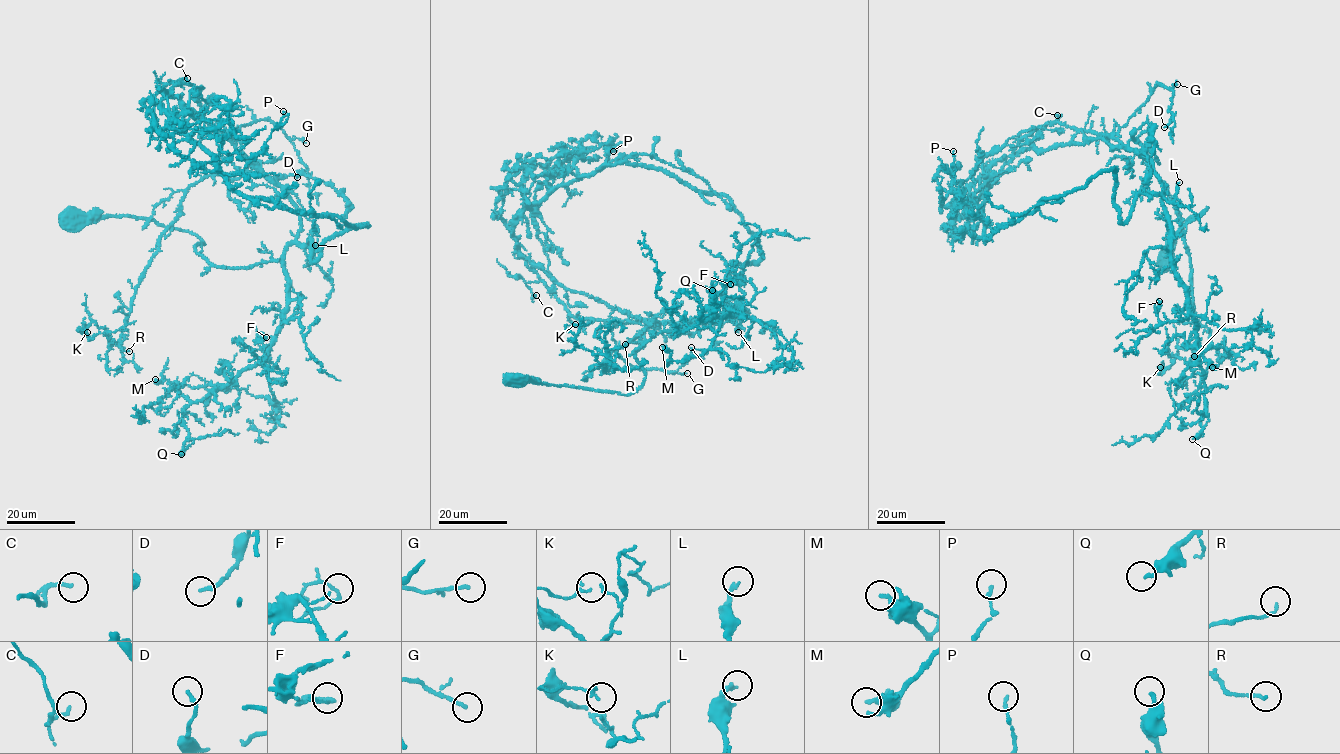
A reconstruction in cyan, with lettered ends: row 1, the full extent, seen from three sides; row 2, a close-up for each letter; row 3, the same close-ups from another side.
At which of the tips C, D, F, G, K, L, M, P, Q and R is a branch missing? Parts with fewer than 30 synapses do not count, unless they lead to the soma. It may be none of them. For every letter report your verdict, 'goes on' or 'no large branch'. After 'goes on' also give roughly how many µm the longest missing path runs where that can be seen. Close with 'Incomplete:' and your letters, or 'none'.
C: no large branch
D: no large branch
F: no large branch
G: no large branch
K: no large branch
L: no large branch
M: no large branch
P: no large branch
Q: no large branch
R: no large branch
Incomplete: none

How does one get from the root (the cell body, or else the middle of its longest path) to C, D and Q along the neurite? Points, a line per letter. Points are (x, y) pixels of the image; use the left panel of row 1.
C: (72, 217), (188, 231), (219, 267), (281, 258), (298, 210), (205, 122), (197, 90), (176, 83), (187, 78)
D: (72, 217), (155, 221), (248, 268), (300, 222), (234, 133), (275, 123), (297, 177)
Q: (72, 217), (188, 231), (219, 267), (282, 265), (281, 329), (259, 361), (184, 409), (192, 439), (181, 454)

